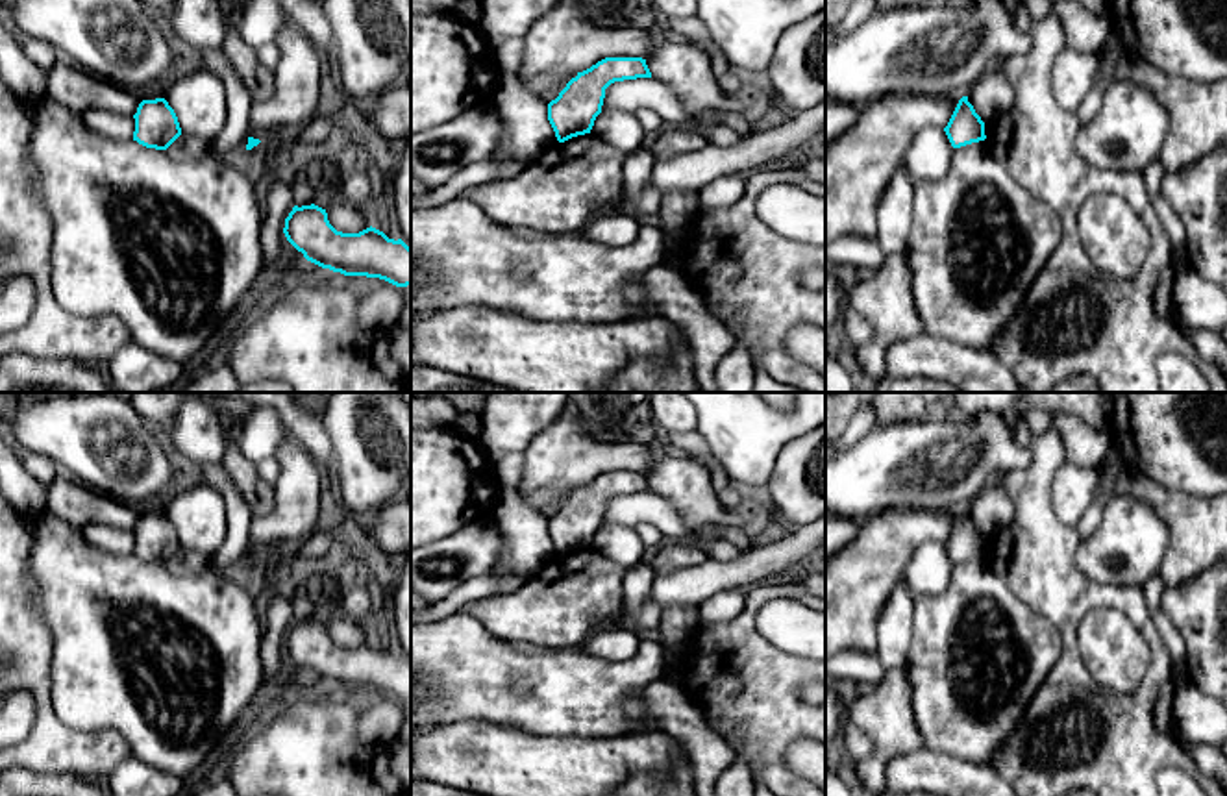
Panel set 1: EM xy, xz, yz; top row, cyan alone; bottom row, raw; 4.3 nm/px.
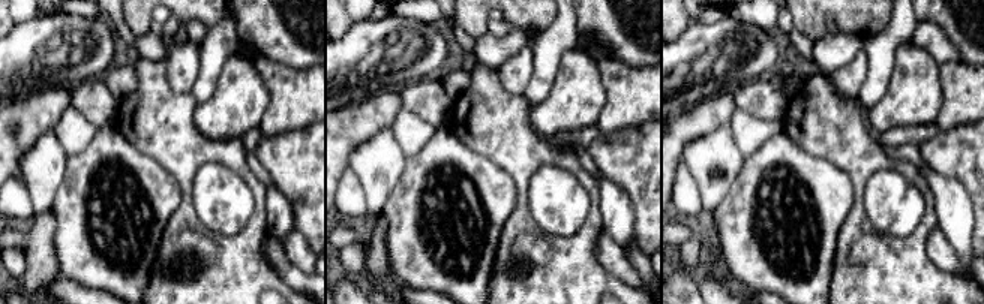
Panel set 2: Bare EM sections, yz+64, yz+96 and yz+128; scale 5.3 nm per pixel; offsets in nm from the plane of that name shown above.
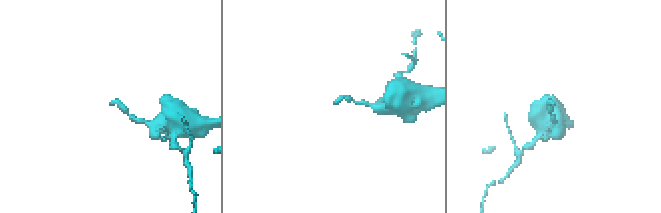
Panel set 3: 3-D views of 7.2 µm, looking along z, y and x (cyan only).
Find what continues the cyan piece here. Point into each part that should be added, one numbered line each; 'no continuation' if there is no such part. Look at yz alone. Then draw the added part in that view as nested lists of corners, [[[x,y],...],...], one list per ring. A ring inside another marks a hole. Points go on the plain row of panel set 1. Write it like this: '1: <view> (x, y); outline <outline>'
no continuation

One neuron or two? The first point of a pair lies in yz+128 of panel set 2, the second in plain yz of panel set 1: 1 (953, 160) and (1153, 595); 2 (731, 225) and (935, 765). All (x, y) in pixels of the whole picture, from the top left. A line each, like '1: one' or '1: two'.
1: two
2: two

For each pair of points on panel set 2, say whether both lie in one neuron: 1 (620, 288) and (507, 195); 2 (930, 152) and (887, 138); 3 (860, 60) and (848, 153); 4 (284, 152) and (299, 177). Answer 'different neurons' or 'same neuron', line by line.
1: different neurons
2: different neurons
3: different neurons
4: same neuron

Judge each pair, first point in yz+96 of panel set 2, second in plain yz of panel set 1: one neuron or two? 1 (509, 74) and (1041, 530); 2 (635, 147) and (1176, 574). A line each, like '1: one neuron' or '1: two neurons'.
1: two neurons
2: two neurons

